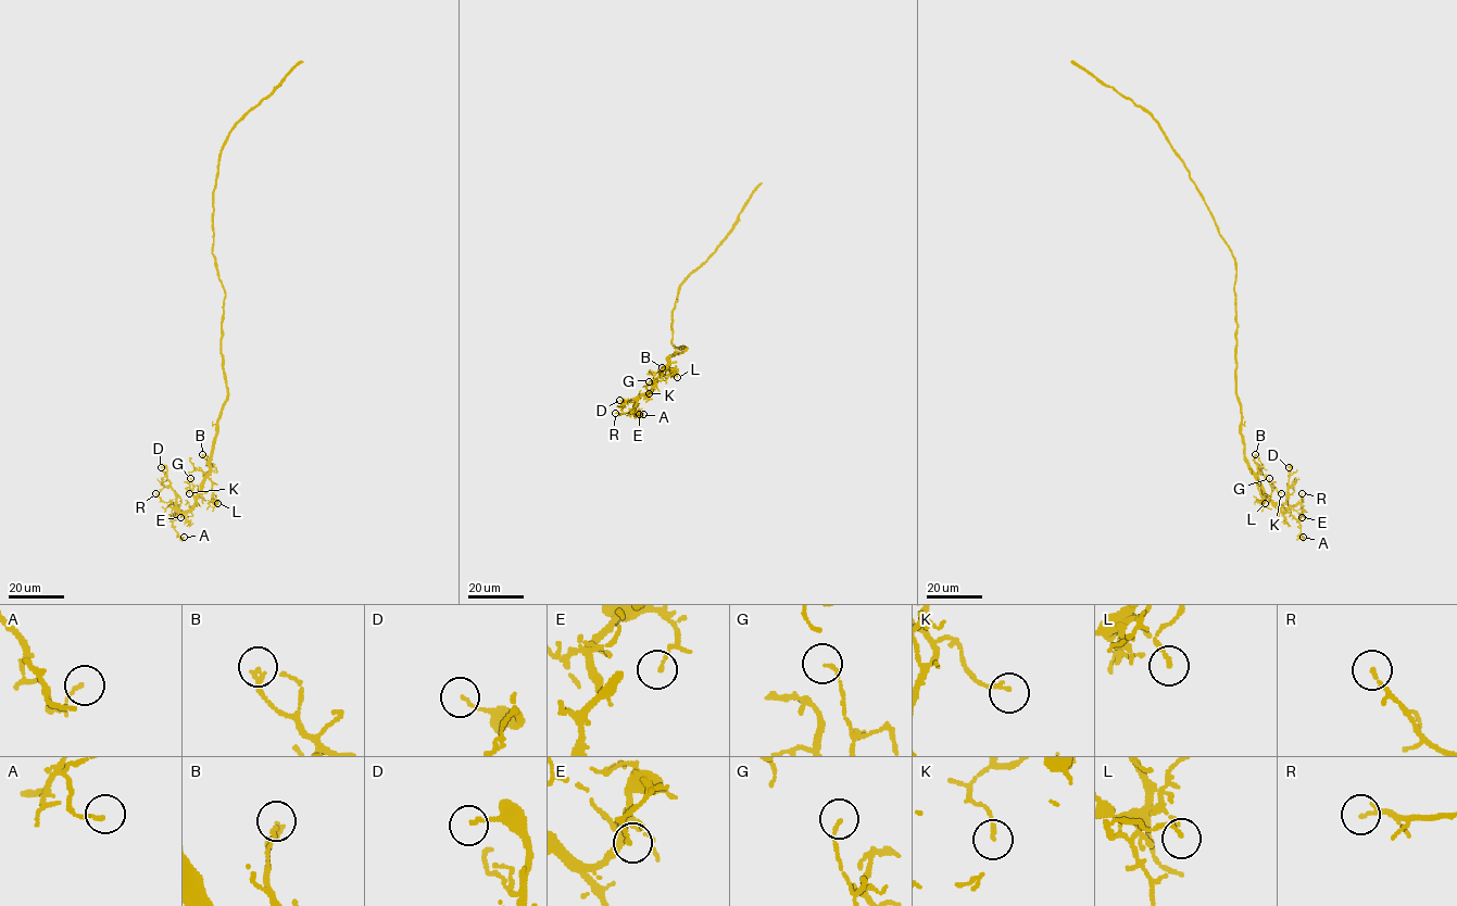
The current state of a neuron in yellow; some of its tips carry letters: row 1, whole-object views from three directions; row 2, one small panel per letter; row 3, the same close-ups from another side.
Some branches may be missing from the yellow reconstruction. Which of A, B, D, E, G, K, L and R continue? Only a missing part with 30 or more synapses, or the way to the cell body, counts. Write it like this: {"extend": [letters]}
{"extend": []}

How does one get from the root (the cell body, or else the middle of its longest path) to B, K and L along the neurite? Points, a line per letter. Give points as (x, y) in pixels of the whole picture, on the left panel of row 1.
B: (222, 281), (225, 299), (221, 354), (227, 399), (220, 416), (206, 474), (212, 464), (202, 454)
K: (222, 281), (225, 299), (221, 354), (227, 399), (217, 422), (209, 474), (195, 496), (187, 488), (189, 493)
L: (222, 281), (225, 299), (221, 354), (227, 399), (220, 416), (208, 475), (212, 483), (212, 500), (217, 503)

